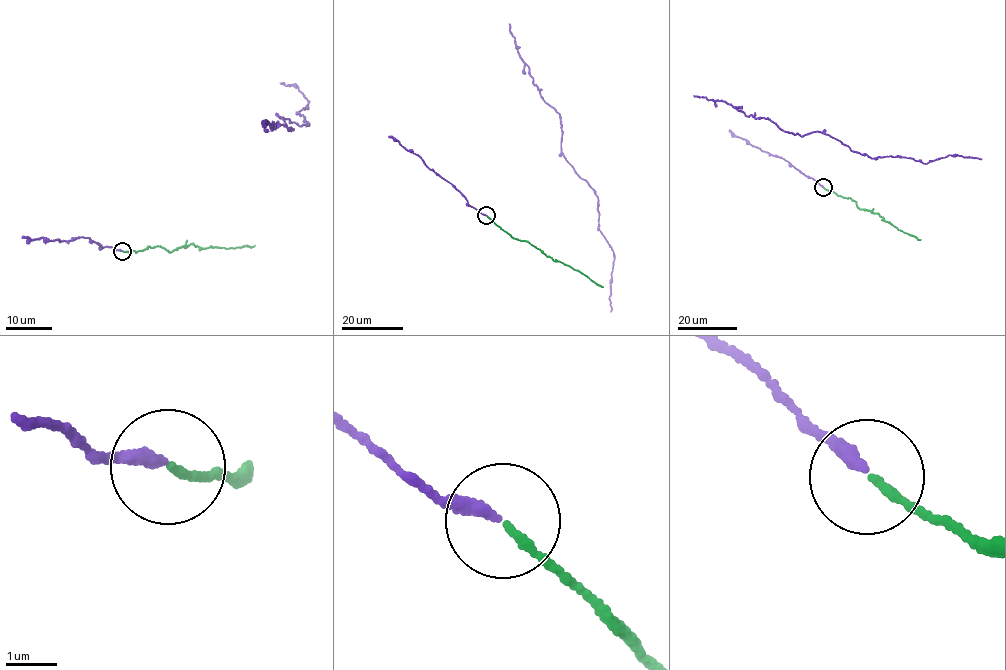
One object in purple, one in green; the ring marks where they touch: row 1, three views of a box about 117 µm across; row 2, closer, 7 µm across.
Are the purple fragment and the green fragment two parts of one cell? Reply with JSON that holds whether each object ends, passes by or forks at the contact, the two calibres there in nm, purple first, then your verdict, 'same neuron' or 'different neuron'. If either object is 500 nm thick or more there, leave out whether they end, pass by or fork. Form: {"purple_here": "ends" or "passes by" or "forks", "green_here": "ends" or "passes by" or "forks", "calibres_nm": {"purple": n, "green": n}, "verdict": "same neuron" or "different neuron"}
{"purple_here": "ends", "green_here": "ends", "calibres_nm": {"purple": 240, "green": 140}, "verdict": "same neuron"}

